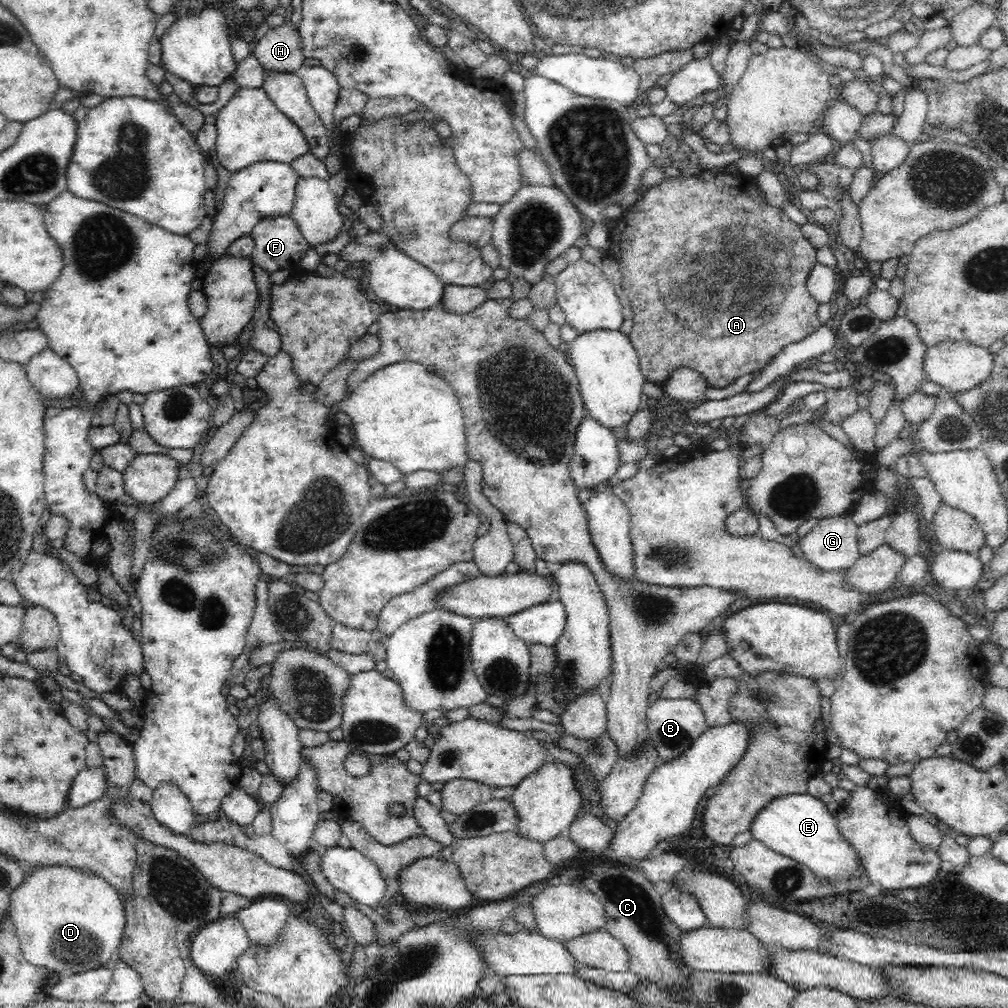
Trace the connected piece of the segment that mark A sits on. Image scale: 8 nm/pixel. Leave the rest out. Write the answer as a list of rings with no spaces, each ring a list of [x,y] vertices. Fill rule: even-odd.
[[[726,170],[702,171],[695,177],[683,177],[681,174],[673,172],[667,181],[645,189],[645,196],[642,196],[630,210],[626,210],[617,219],[615,226],[609,229],[608,256],[618,262],[623,290],[628,295],[630,308],[634,314],[629,339],[638,353],[641,373],[648,382],[662,387],[672,376],[672,372],[685,369],[699,372],[712,388],[726,388],[741,376],[750,373],[759,374],[768,361],[774,358],[784,346],[800,342],[820,328],[821,324],[817,317],[819,303],[814,300],[813,296],[810,296],[806,287],[808,274],[817,262],[815,257],[817,249],[802,236],[801,225],[791,221],[783,209],[772,207],[766,202],[763,192],[756,183],[755,177],[748,177],[740,173],[731,174]]]

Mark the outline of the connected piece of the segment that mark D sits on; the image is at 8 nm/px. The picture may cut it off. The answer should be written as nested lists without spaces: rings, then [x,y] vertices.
[[[40,866],[25,874],[22,884],[10,894],[9,917],[18,933],[24,959],[68,977],[110,965],[116,958],[125,929],[126,911],[121,896],[101,876],[69,866]]]

